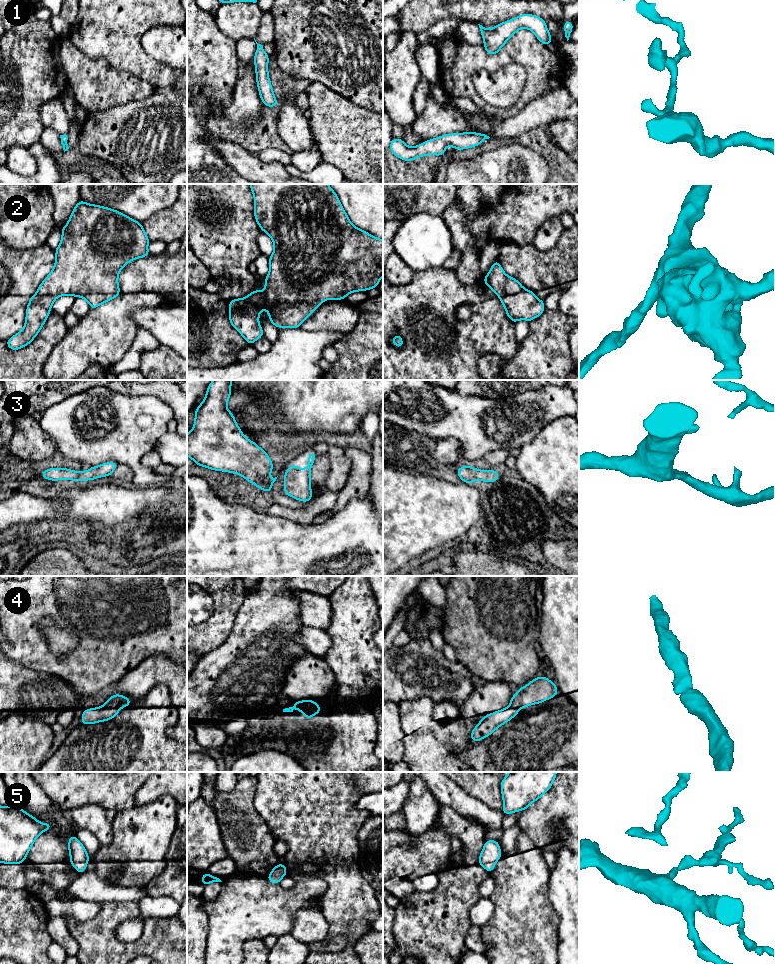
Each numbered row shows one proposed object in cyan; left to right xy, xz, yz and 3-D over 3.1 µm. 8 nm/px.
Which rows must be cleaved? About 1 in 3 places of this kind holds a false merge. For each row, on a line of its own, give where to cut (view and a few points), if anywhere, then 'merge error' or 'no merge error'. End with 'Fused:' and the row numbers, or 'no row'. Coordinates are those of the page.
1: no cut; no merge error
2: no cut; no merge error
3: no cut; no merge error
4: no cut; no merge error
5: no cut; no merge error
Fused: no row

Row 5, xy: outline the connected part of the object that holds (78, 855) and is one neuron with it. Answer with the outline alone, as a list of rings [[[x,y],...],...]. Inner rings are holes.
[[[71,835],[69,837],[68,849],[70,853],[70,863],[80,874],[82,874],[87,866],[88,861],[91,859],[83,844]]]

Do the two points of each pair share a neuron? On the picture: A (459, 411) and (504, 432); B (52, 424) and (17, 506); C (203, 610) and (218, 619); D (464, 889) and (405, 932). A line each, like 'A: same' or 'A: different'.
A: same
B: different
C: different
D: same

